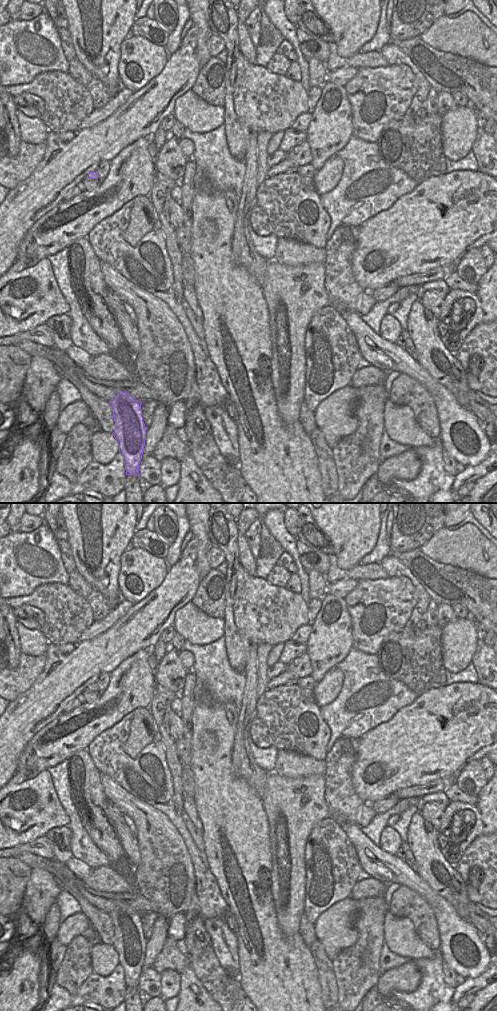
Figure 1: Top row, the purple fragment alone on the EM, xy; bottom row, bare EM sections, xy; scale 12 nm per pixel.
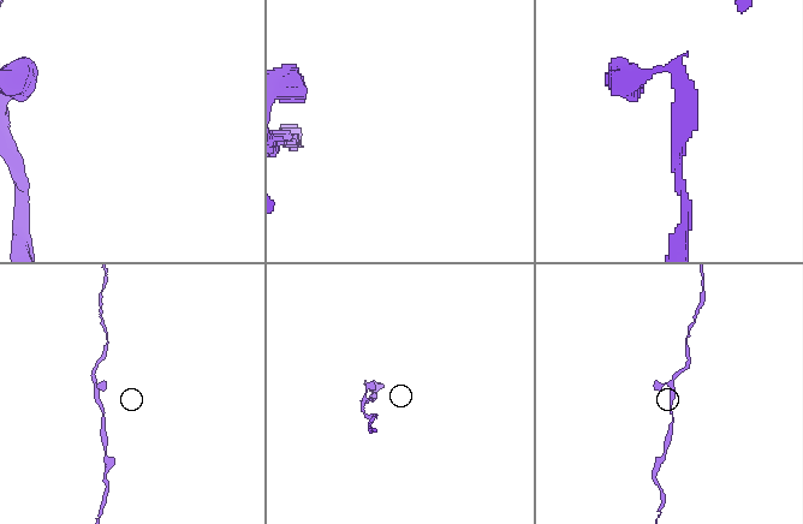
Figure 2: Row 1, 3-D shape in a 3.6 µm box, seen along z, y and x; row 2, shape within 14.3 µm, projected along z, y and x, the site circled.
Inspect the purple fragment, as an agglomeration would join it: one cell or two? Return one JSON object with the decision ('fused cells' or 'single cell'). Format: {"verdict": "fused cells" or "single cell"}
{"verdict": "single cell"}

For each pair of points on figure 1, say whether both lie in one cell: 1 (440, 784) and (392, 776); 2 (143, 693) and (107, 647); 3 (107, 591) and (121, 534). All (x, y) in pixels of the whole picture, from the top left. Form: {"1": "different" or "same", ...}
{"1": "different", "2": "different", "3": "same"}

